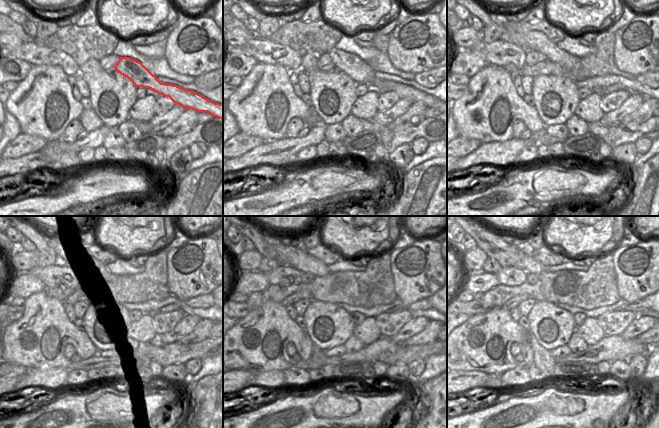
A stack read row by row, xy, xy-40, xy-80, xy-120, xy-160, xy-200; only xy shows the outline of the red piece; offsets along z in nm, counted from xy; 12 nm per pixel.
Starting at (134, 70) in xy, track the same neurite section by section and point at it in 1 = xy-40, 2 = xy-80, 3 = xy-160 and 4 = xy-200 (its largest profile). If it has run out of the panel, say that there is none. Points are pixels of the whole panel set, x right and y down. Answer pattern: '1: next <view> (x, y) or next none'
1: next xy-40 (358, 70)
2: next xy-80 (538, 41)
3: next xy-160 (298, 258)
4: next xy-200 (529, 264)

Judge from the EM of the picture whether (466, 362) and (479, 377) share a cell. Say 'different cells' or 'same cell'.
different cells

